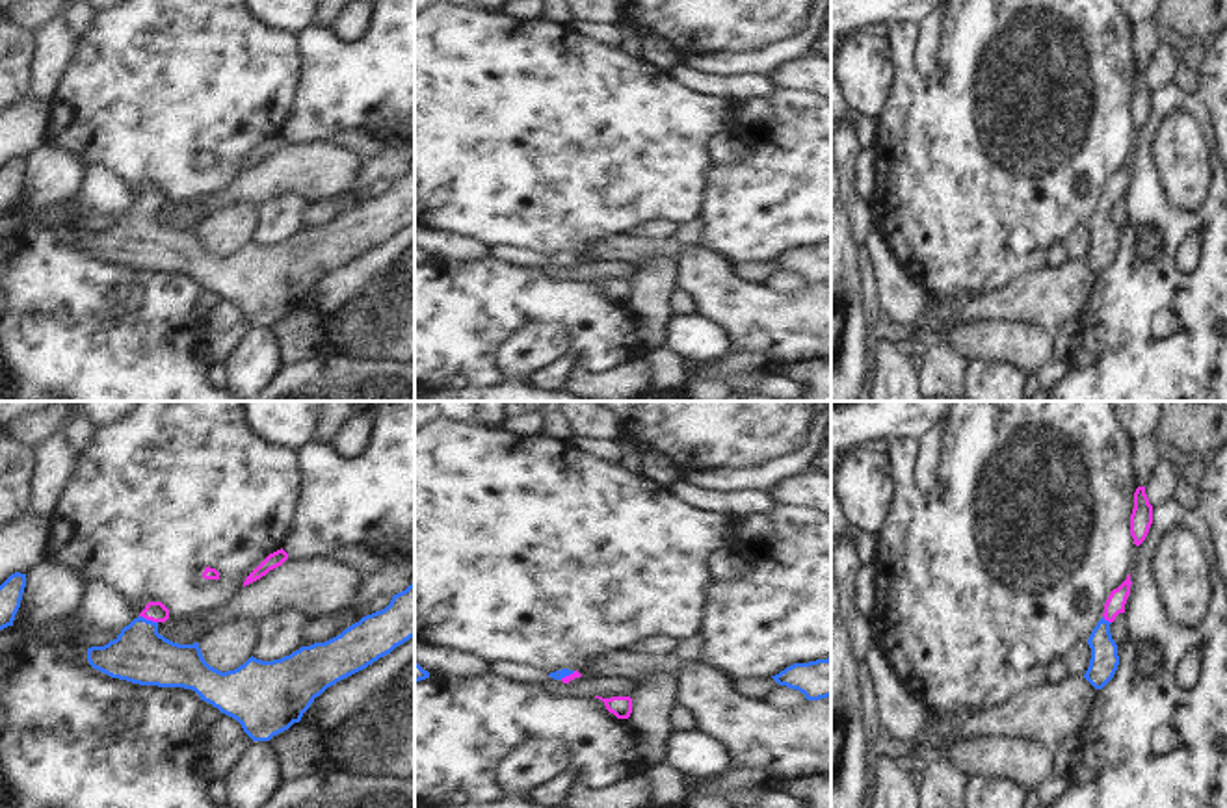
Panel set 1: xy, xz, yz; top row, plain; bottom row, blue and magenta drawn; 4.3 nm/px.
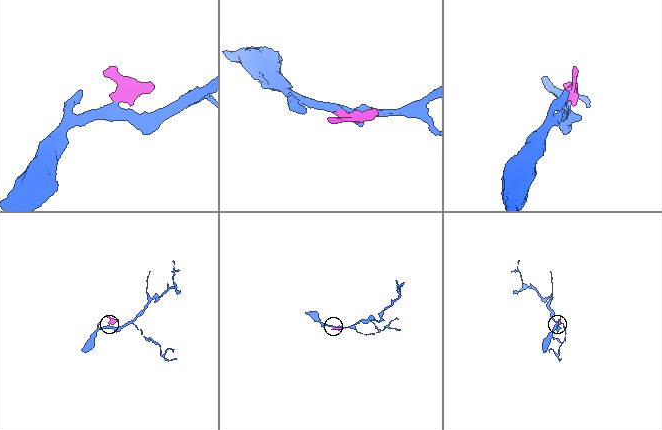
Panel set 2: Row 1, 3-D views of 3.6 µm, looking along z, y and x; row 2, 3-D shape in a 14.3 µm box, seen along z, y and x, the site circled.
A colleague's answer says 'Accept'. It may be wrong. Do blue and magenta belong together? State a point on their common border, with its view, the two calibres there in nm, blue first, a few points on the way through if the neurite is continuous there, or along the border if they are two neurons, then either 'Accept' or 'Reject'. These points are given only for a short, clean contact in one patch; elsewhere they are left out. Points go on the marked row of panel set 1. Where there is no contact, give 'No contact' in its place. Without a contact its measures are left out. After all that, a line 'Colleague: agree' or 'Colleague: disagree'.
Touches blue at xy (149, 621). Thickness 240 nm (blue) against 90 nm. Path across: xy (140, 654), (140, 638), (149, 621), (157, 612). Accept
Colleague: agree

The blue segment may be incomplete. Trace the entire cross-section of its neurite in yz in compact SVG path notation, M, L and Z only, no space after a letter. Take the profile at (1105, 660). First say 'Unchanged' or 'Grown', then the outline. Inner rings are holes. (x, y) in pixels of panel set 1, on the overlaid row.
Grown. M1130 574L1127 580L1110 593L1102 619L1093 628L1088 645L1091 648L1089 667L1084 678L1095 687L1102 689L1115 674L1119 665L1117 645L1112 639L1110 624L1119 613L1125 613L1125 604L1130 594Z

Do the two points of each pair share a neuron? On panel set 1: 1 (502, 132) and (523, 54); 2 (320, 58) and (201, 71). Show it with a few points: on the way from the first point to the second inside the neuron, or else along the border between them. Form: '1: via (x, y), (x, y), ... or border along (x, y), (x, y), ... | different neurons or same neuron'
1: via (517, 114), (517, 73) | same neuron
2: border along (302, 34), (305, 75), (296, 103) | different neurons

